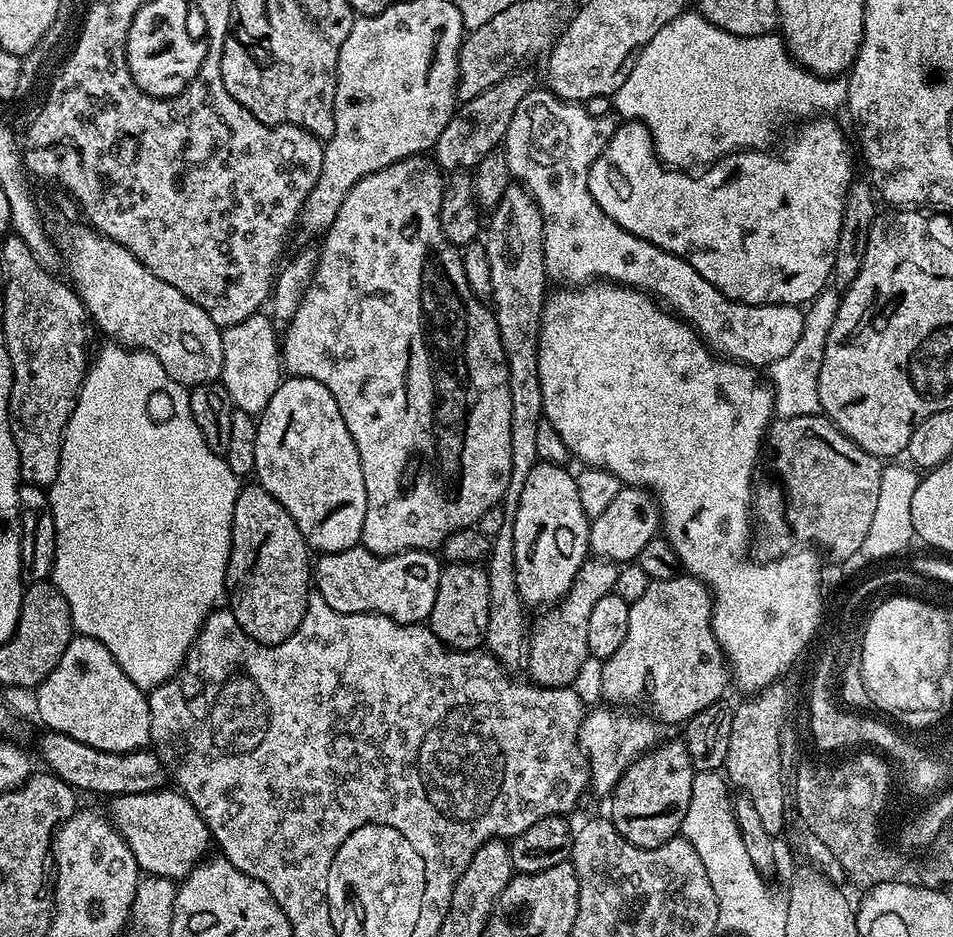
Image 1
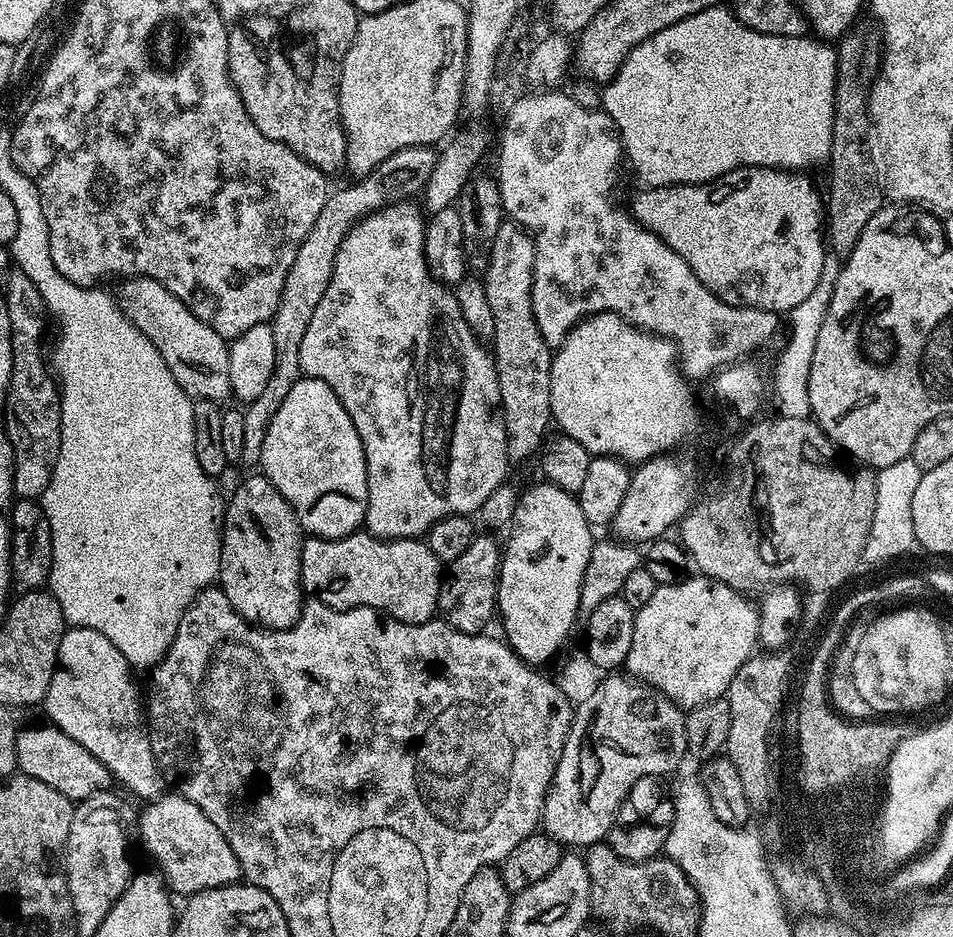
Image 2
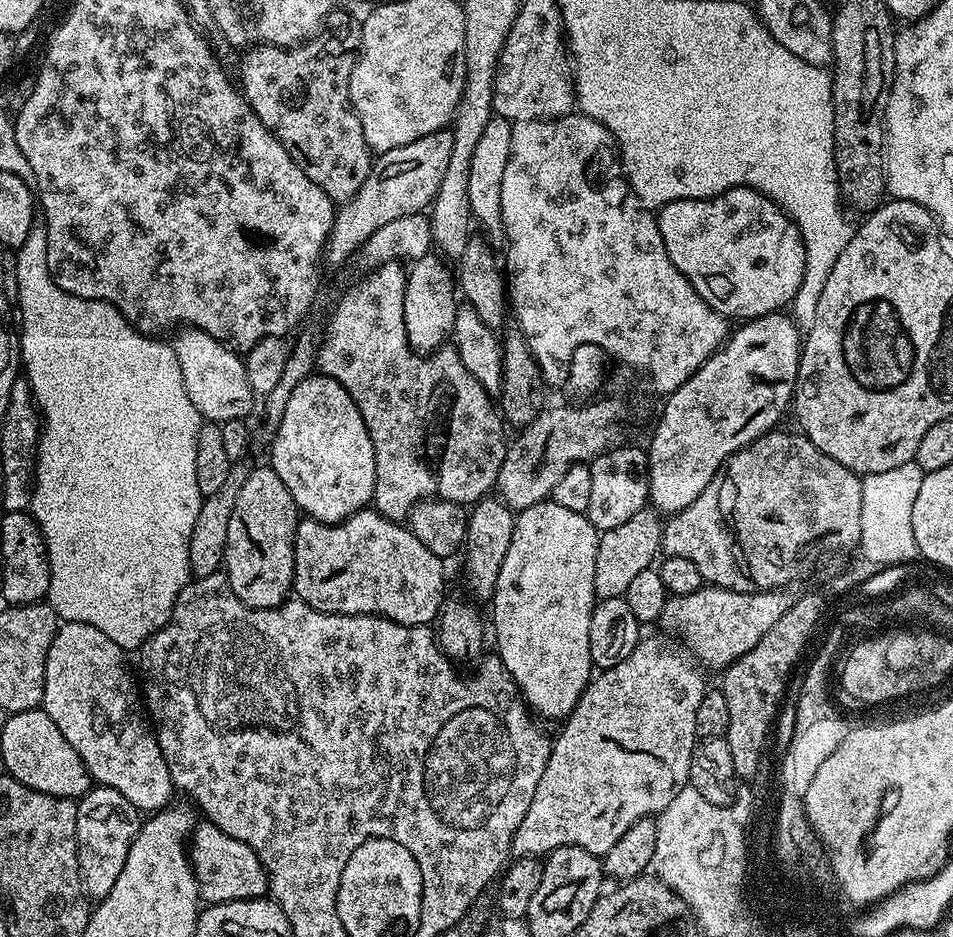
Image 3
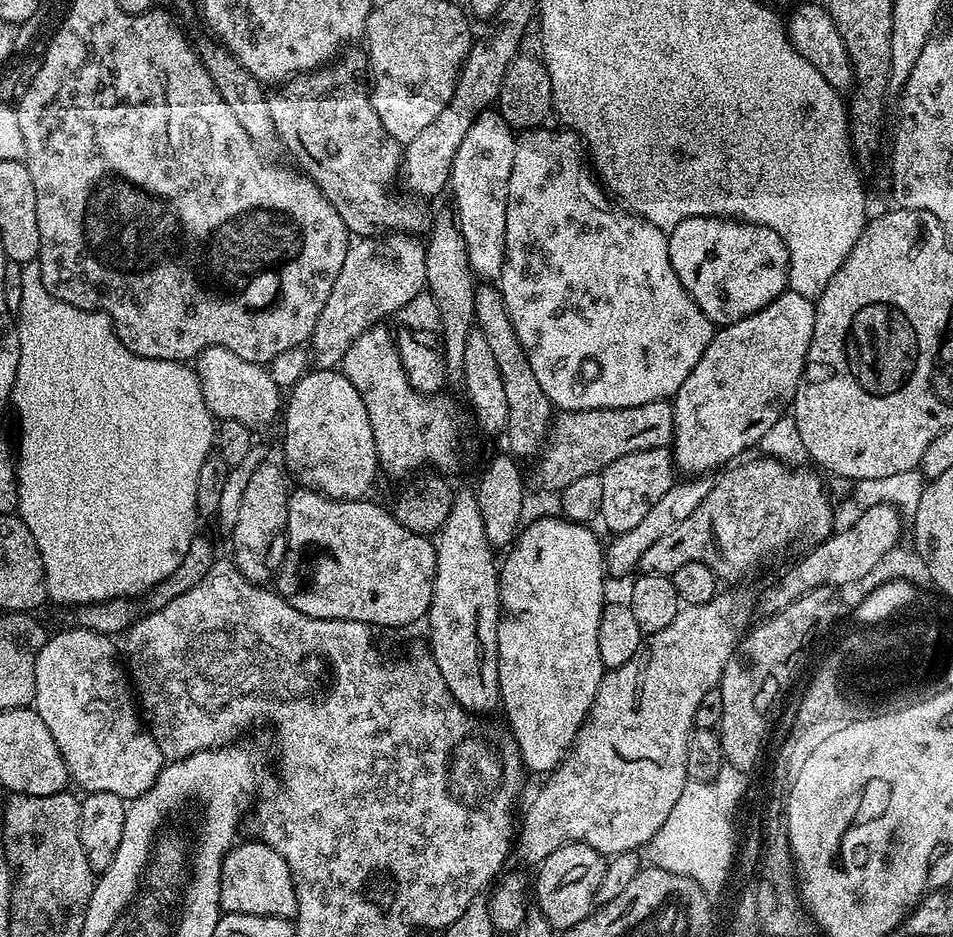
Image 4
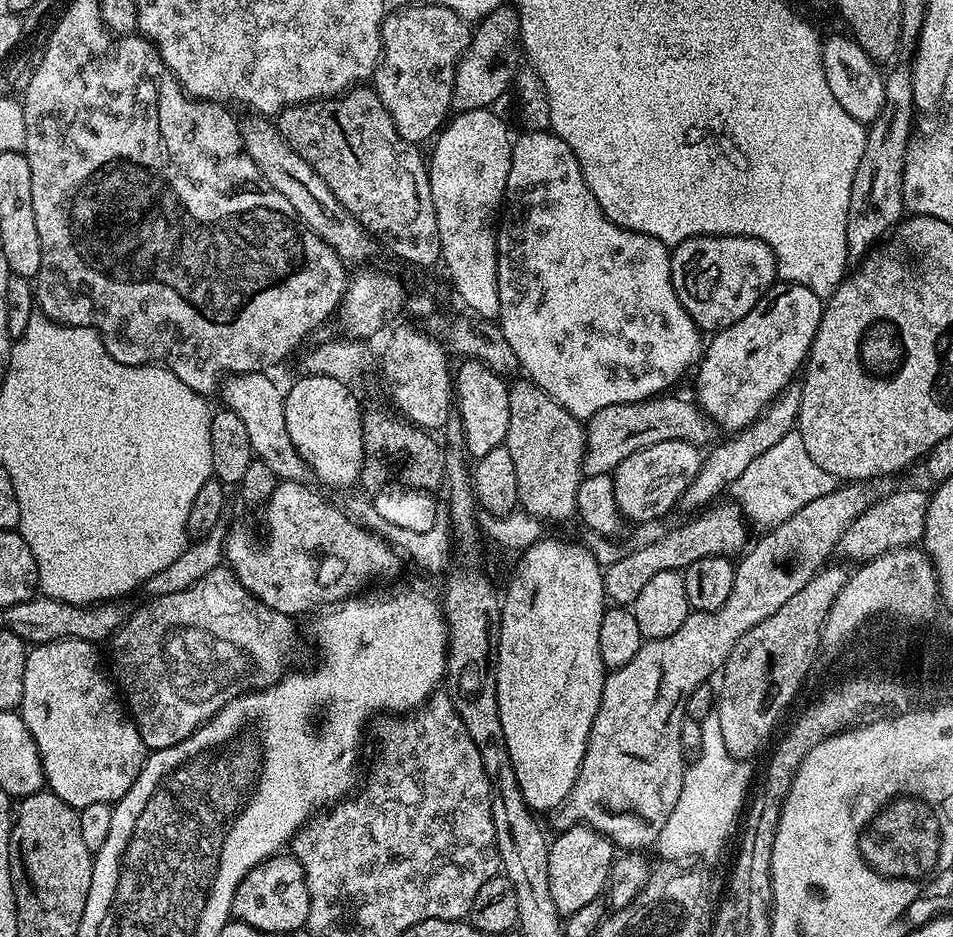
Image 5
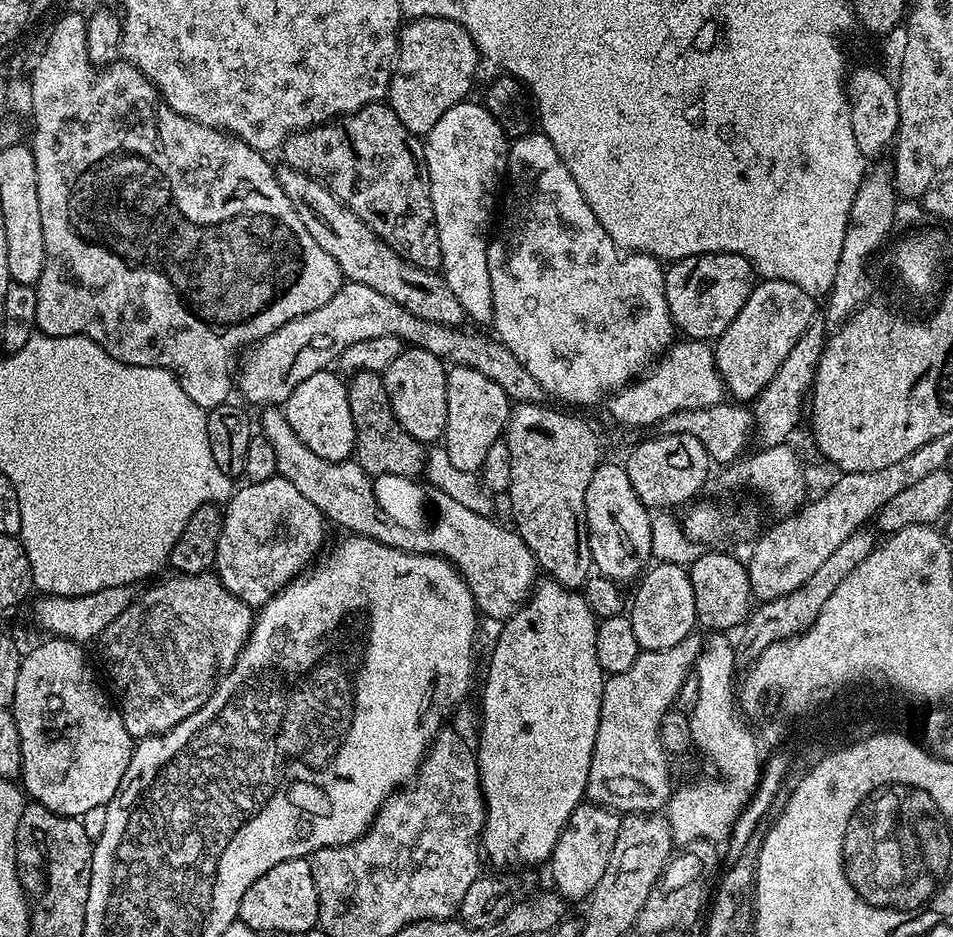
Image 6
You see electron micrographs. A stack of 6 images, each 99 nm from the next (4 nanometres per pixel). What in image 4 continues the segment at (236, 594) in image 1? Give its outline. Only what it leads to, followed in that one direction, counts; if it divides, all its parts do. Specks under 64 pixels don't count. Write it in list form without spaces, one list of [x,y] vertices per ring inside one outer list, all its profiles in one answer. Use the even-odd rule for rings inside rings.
[[[265,462],[254,470],[250,483],[242,493],[242,506],[238,509],[238,522],[230,533],[231,559],[236,569],[251,584],[264,586],[275,577],[288,552],[288,502],[290,499],[289,477],[279,463]]]

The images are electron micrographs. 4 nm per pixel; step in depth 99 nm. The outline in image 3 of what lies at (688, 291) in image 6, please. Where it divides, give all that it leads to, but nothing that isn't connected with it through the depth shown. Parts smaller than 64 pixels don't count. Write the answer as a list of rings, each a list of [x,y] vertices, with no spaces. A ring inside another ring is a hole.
[[[731,188],[708,200],[675,200],[659,209],[656,221],[670,262],[682,270],[701,298],[729,321],[757,320],[760,316],[787,309],[802,286],[806,250],[796,221],[758,190]]]

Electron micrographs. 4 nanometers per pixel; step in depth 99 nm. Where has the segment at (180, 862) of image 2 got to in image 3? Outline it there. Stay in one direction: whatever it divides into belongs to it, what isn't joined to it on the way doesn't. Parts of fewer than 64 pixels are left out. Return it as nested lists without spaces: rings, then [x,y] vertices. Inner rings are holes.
[[[200,822],[192,829],[190,859],[205,905],[225,904],[235,900],[259,900],[268,892],[268,875],[254,850],[238,838],[230,838],[211,822]]]

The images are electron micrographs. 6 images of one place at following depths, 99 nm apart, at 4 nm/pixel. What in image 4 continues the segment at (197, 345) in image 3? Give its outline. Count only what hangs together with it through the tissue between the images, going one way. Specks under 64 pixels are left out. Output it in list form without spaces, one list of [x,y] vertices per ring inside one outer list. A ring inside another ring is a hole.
[[[208,348],[194,361],[194,371],[200,380],[202,398],[217,421],[233,420],[253,430],[277,423],[282,412],[282,389],[275,384],[267,367],[246,362],[225,348]]]

